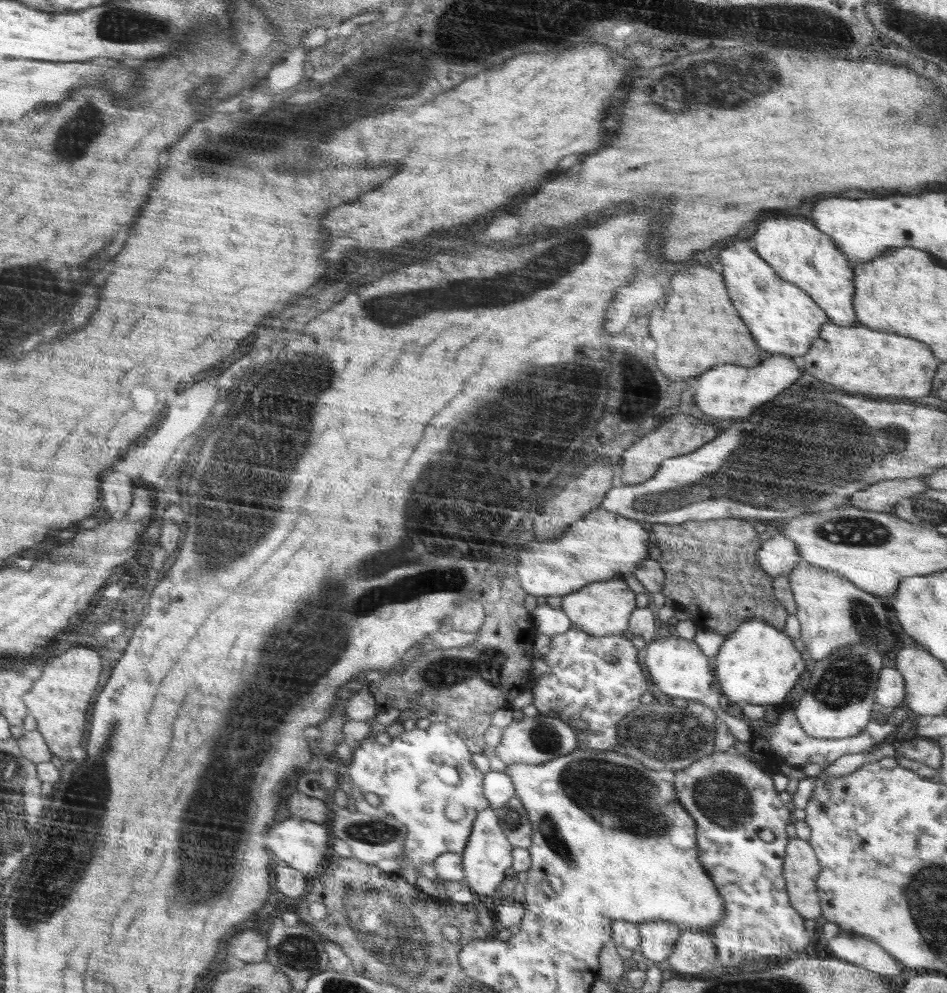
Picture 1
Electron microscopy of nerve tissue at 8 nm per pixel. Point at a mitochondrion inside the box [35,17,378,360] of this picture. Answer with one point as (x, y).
(71, 141)

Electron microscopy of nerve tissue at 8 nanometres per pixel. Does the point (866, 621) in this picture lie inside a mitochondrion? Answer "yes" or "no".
yes

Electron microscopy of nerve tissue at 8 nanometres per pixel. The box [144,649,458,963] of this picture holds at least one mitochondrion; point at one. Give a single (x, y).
(367, 832)

